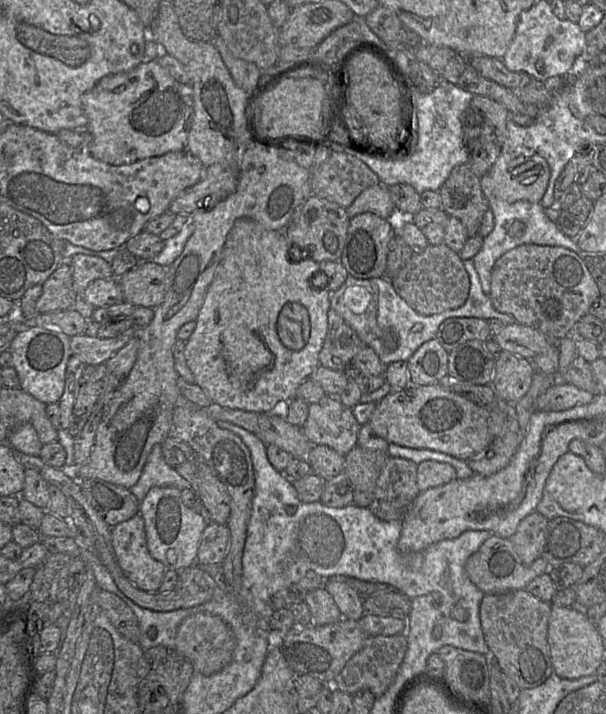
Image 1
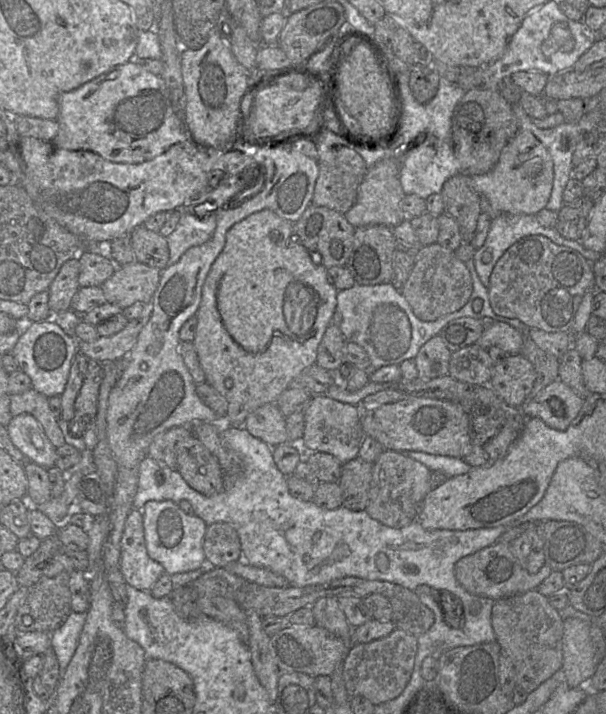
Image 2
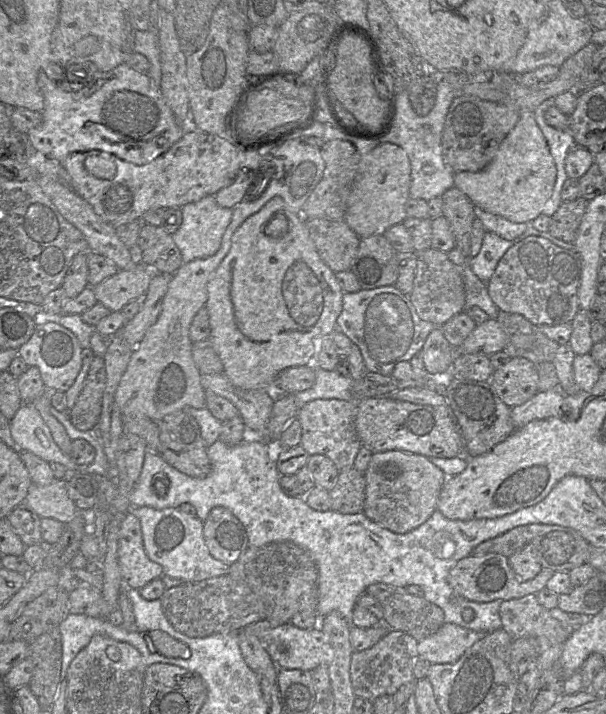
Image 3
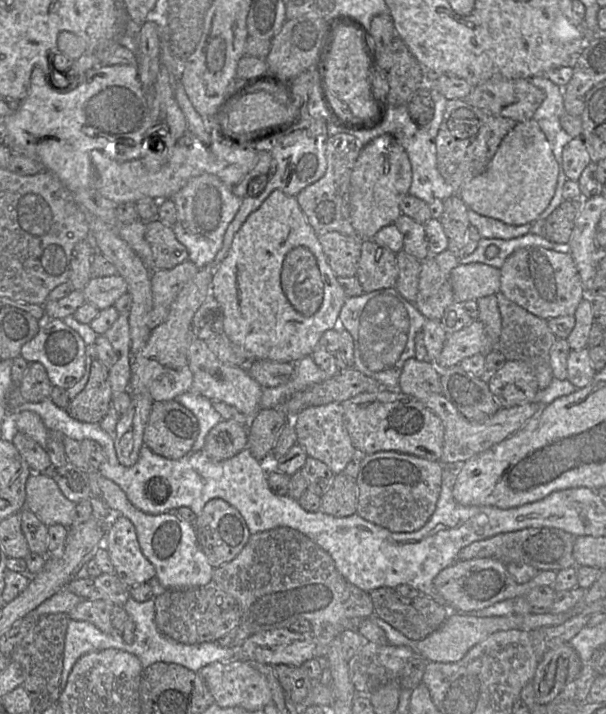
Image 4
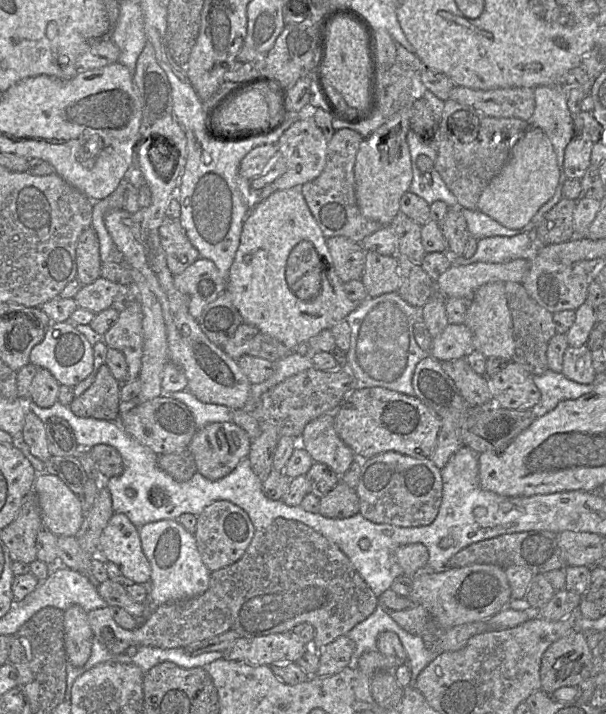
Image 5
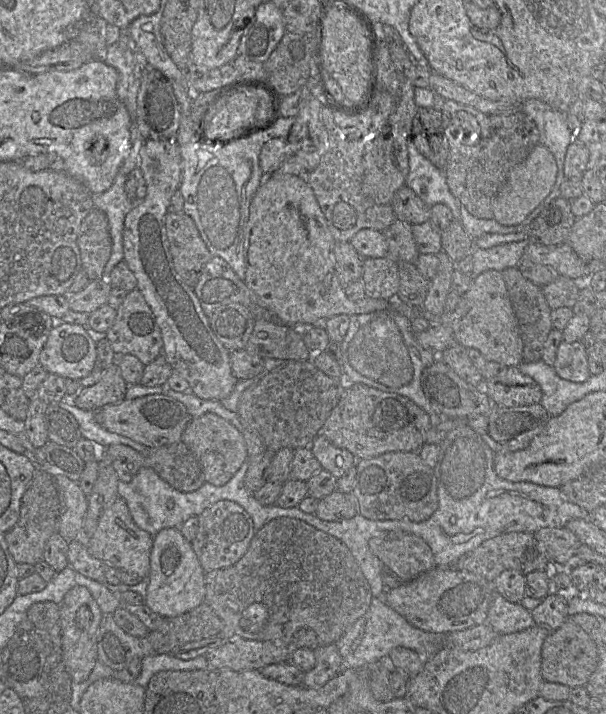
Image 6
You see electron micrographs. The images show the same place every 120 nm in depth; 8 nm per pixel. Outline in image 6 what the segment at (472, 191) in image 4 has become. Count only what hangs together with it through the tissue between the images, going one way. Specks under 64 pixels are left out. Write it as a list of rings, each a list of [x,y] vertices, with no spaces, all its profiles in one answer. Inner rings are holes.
[[[538,143],[526,159],[518,164],[492,202],[494,219],[504,226],[521,224],[526,217],[550,194],[557,179],[558,167],[554,155]]]

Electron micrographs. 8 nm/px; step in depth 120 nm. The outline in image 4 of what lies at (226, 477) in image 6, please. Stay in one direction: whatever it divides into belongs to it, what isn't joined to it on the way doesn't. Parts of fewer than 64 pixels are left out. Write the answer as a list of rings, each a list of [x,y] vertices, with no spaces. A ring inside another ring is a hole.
[[[222,420],[209,431],[201,451],[218,462],[233,457],[247,447],[247,443],[248,426]]]

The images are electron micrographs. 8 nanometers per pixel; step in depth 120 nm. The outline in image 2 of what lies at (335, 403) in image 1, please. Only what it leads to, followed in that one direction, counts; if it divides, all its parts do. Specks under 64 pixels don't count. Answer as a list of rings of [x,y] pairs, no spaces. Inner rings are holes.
[[[325,395],[312,396],[304,414],[304,434],[300,446],[307,452],[323,452],[334,456],[341,464],[359,457],[359,450],[365,436],[361,426],[359,406],[342,403]]]

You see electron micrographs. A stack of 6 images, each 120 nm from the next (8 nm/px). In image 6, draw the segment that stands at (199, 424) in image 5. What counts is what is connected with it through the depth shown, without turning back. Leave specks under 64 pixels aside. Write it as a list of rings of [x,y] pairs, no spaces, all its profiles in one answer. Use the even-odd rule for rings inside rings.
[[[163,385],[162,393],[169,397],[176,399],[181,402],[189,416],[191,418],[201,416],[206,413],[213,413],[219,417],[227,420],[230,424],[240,422],[240,418],[236,412],[232,412],[226,409],[220,401],[217,400],[204,400],[198,398],[193,393],[189,392],[178,392],[168,388],[167,385]]]

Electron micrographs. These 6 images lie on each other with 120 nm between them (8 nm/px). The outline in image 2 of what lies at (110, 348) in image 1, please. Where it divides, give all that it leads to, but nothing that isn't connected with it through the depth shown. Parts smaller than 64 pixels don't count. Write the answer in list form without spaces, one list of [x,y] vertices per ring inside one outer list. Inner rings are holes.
[[[145,304],[139,317],[111,336],[99,336],[93,341],[78,341],[78,352],[98,362],[125,359],[151,316],[151,305]]]

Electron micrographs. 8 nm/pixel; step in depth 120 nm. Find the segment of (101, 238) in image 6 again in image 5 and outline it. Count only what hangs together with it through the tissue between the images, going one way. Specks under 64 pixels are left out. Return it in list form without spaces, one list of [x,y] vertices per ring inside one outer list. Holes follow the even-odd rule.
[[[92,227],[79,237],[76,247],[77,279],[87,286],[101,277],[99,239]]]

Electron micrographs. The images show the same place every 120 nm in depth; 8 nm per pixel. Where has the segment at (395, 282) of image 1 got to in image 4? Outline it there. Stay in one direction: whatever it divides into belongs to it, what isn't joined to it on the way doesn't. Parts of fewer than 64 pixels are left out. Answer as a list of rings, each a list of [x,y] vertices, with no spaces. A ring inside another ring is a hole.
[[[428,256],[421,261],[415,307],[426,319],[440,320],[453,302],[449,273],[440,269],[434,256]]]

